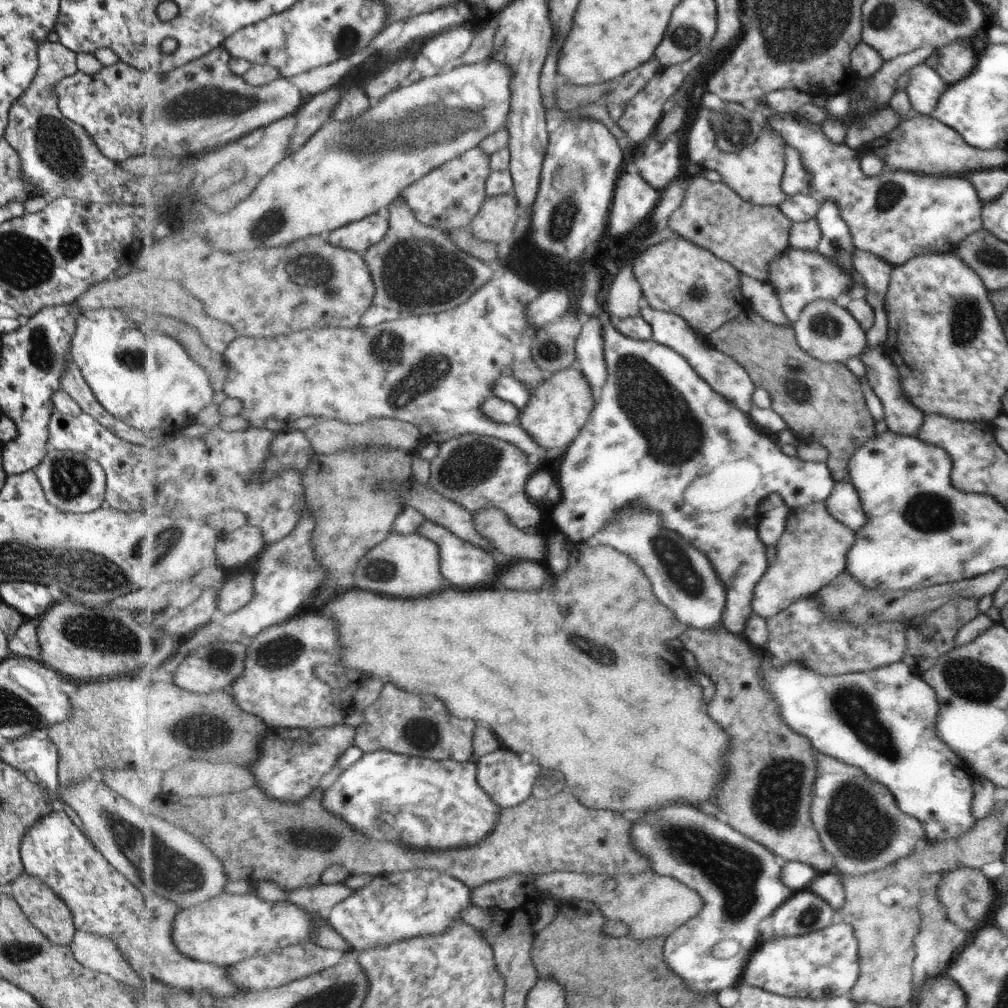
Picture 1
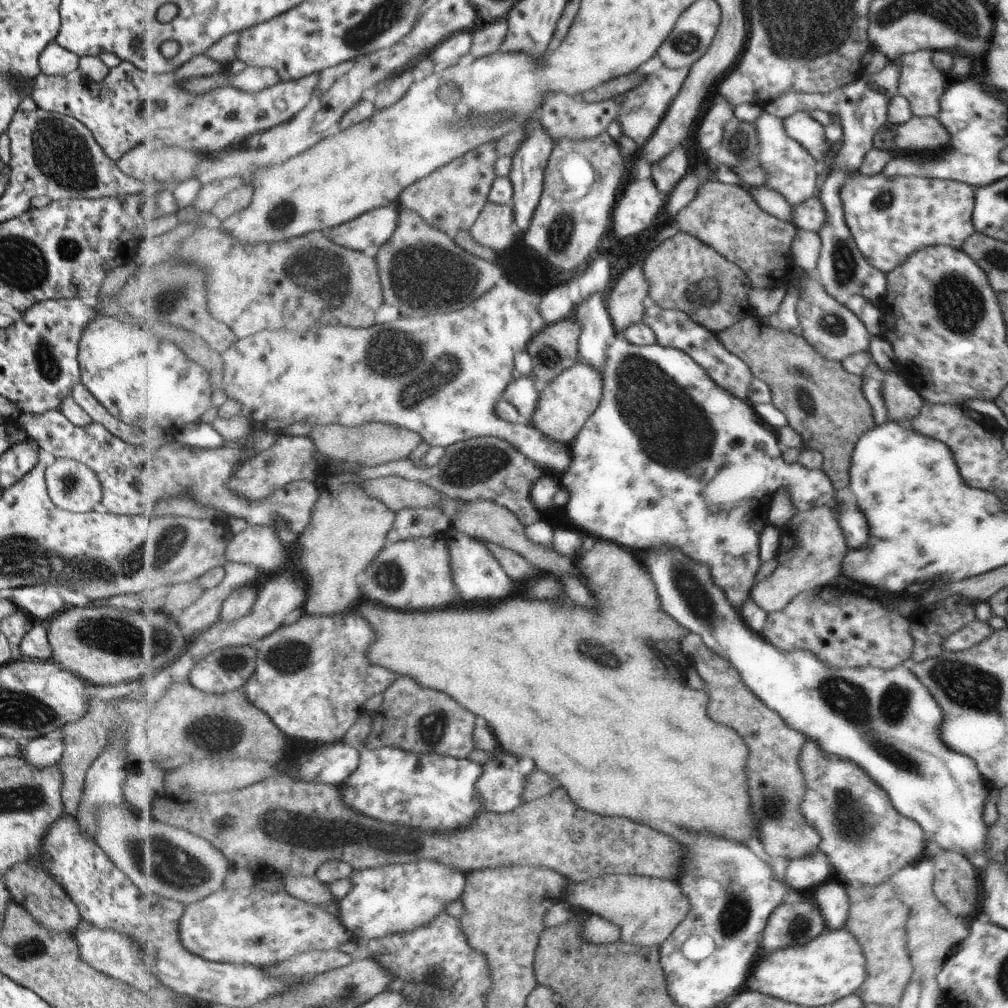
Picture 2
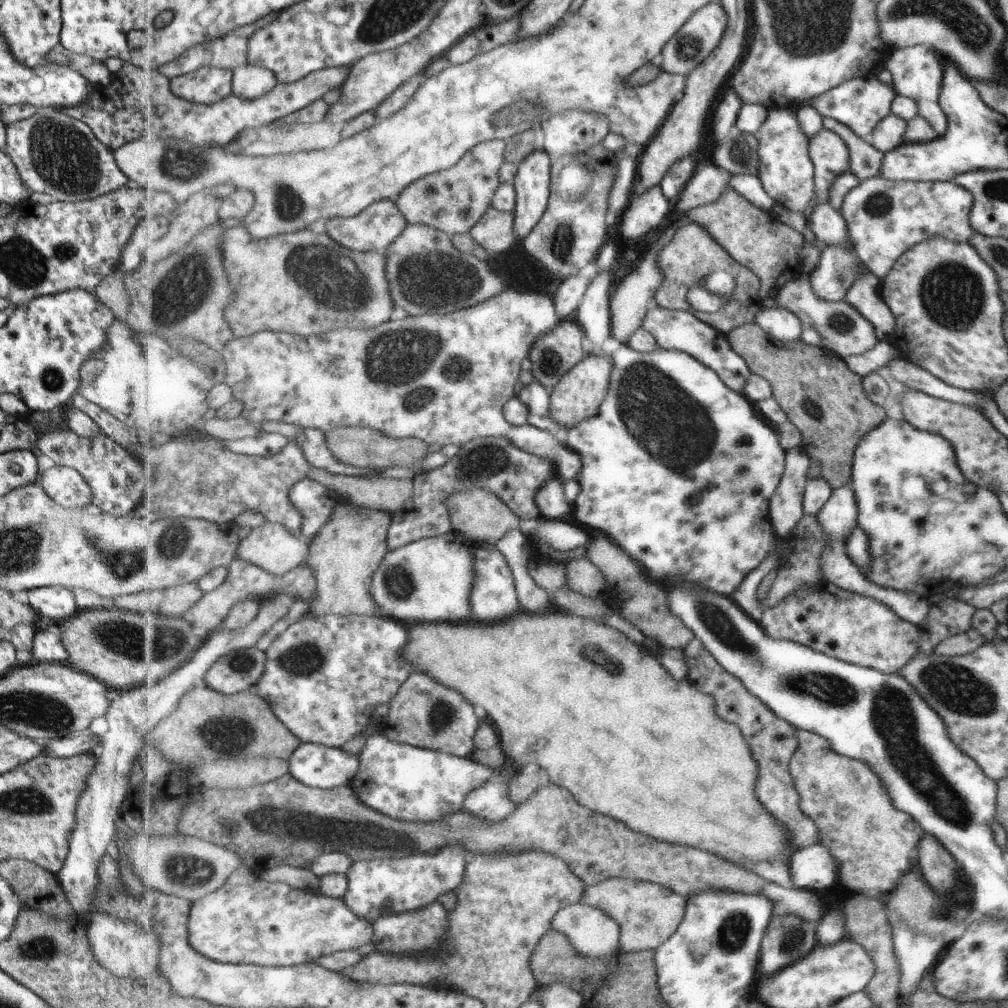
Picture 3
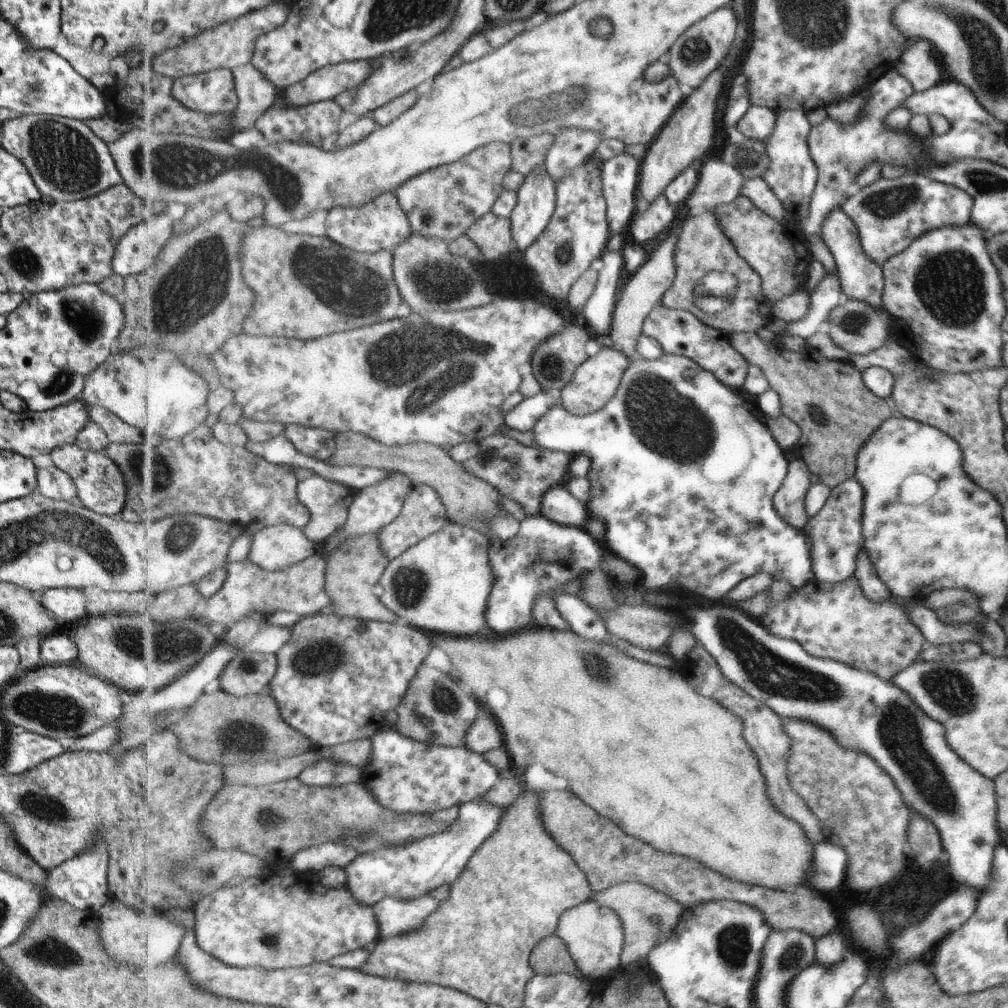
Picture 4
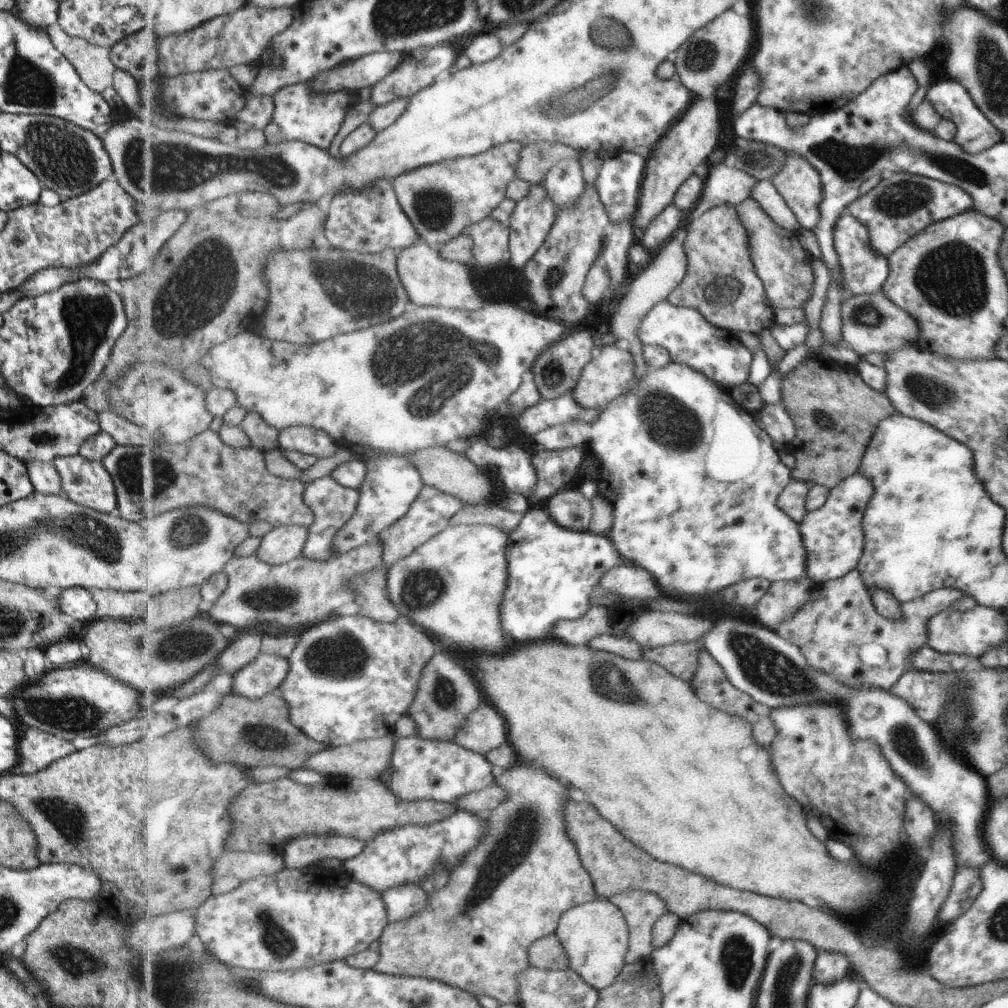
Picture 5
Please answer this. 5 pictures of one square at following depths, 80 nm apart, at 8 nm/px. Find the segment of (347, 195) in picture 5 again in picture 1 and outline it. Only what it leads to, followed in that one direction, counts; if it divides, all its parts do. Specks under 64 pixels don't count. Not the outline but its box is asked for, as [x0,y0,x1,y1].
[326,213,388,254]

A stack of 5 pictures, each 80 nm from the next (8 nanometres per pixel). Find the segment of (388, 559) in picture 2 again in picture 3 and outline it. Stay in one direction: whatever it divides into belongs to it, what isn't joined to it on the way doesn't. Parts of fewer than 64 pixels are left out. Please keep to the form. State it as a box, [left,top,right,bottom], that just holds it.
[371,530,474,621]

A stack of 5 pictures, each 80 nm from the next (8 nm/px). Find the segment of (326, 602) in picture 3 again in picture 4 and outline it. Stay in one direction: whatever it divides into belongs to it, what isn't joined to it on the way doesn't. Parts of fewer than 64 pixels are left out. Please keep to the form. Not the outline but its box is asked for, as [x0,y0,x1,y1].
[323,531,400,622]

